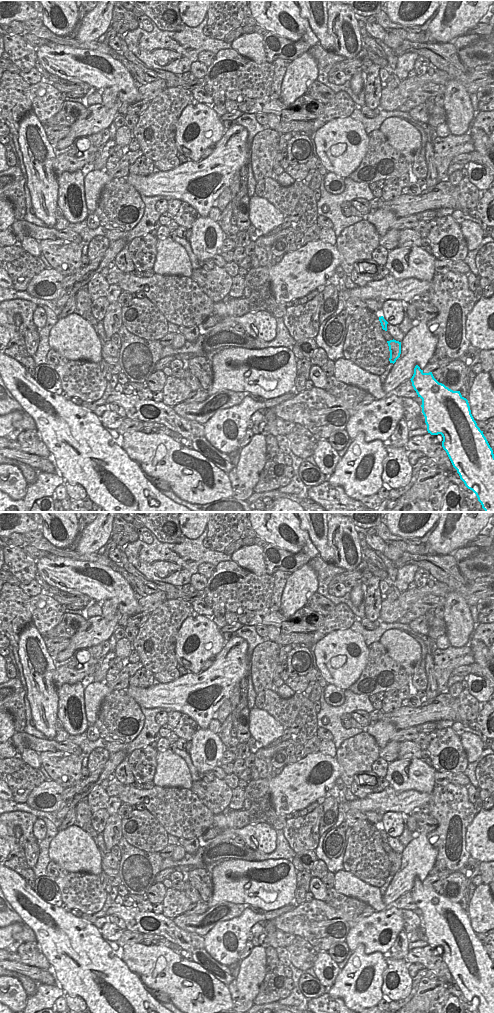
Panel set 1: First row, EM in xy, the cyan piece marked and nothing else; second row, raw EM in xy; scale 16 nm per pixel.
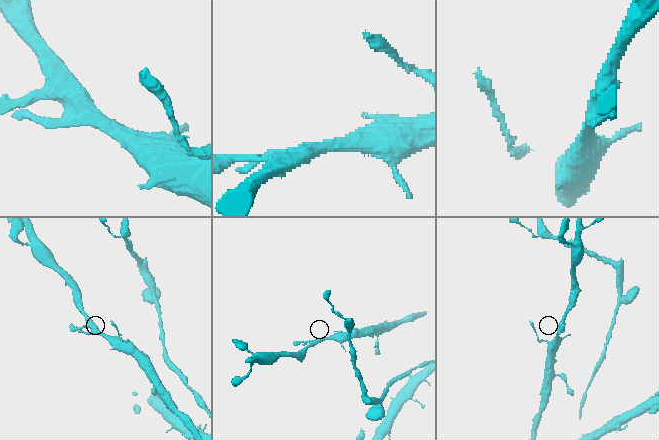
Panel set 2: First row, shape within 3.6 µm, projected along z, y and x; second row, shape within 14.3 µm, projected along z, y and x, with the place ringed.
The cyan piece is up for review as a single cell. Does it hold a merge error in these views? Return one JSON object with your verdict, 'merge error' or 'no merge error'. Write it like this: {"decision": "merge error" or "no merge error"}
{"decision": "merge error"}

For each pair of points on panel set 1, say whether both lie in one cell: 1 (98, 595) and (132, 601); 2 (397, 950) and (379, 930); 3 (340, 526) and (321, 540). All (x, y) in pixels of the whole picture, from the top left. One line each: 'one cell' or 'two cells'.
1: one cell
2: two cells
3: two cells

